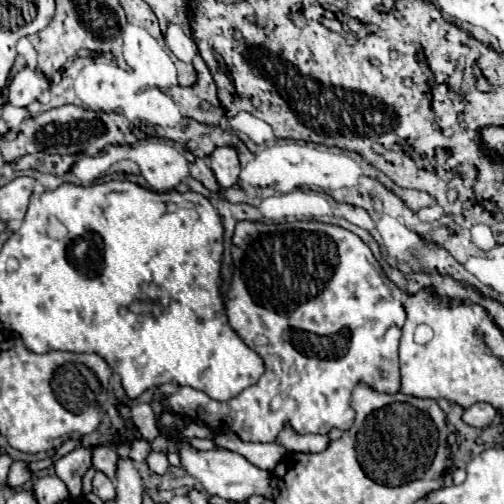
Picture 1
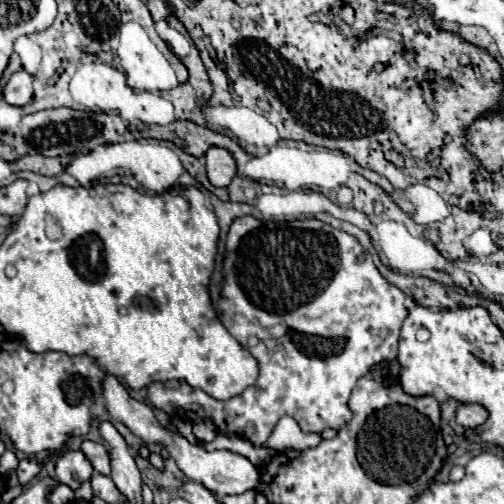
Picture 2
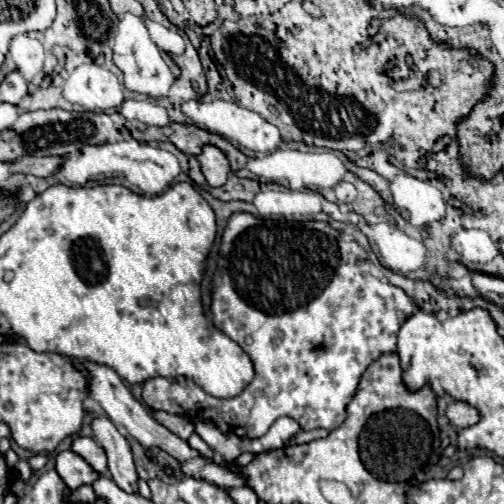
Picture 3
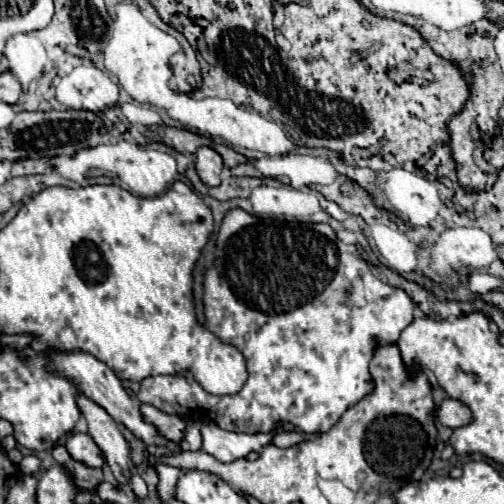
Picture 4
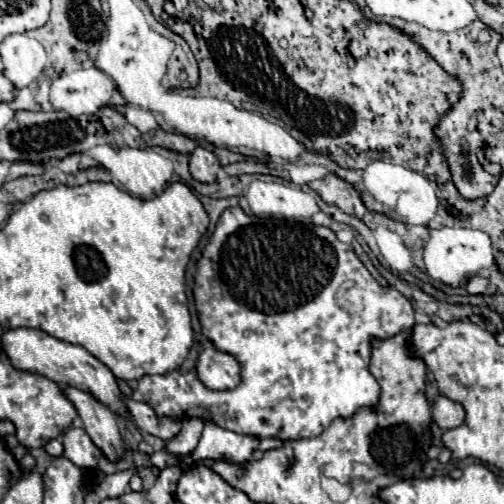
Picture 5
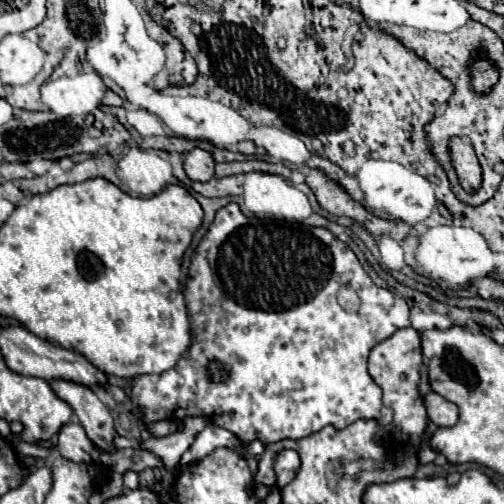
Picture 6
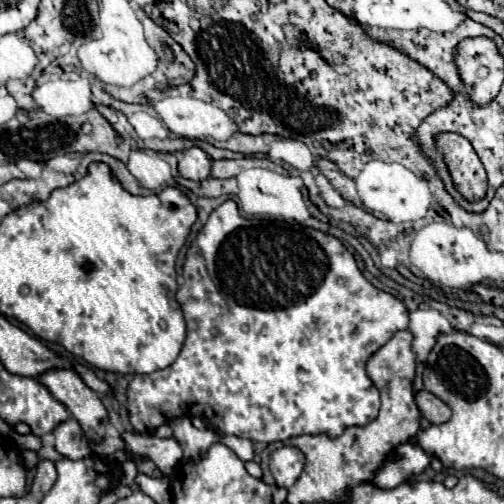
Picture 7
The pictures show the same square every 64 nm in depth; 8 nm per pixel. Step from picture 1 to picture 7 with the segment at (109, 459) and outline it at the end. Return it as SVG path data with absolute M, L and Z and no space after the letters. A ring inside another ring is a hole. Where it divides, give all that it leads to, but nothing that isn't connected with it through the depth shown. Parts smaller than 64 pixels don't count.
M70 418L66 422L62 422L54 432L54 438L56 438L56 452L60 452L62 456L66 458L72 458L72 460L78 460L78 458L84 458L84 456L90 456L92 450L88 446L88 440L80 428L80 424Z

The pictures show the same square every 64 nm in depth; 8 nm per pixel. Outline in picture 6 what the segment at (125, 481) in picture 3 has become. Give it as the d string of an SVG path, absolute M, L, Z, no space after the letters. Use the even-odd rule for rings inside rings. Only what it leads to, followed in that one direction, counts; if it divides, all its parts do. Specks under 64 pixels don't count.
M50 380L50 386L56 392L56 396L62 398L74 410L88 438L98 448L114 452L114 420L110 416L110 410L96 396L96 392L84 384L76 384L70 380Z

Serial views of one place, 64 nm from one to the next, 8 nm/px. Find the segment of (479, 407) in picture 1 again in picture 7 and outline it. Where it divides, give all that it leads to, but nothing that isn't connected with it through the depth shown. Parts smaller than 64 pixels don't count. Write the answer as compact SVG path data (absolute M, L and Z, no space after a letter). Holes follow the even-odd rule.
M420 390L420 392L416 392L414 400L416 400L416 406L420 408L420 414L422 414L428 422L432 422L432 424L442 424L442 422L450 420L450 414L452 414L450 408L448 408L444 402L440 402L434 394L430 394L430 392L426 392L426 390Z

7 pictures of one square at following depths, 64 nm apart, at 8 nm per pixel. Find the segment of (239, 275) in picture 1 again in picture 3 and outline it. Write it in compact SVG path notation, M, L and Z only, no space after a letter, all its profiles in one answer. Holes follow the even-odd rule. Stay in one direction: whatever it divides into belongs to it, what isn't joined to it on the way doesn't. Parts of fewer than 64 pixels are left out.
M236 212L236 216L232 216L232 220L228 220L224 232L222 232L222 244L220 244L220 258L218 258L218 268L214 272L212 278L212 304L210 304L210 312L212 312L212 322L216 328L220 328L220 332L224 332L228 338L232 338L236 344L240 344L240 348L250 356L252 366L254 366L254 380L248 384L248 388L244 388L242 394L234 396L234 398L214 398L210 394L206 394L202 388L198 388L192 380L188 378L152 378L144 382L142 388L142 400L148 408L154 410L164 410L164 412L172 412L172 414L180 414L186 418L204 418L204 420L212 420L214 424L218 424L218 428L222 432L232 432L236 436L248 436L248 438L260 438L268 432L268 428L274 424L276 418L280 416L290 416L294 418L302 430L314 430L314 428L326 428L326 430L334 430L338 428L344 418L346 418L346 406L352 400L352 396L356 396L356 388L360 384L362 374L366 372L366 368L370 366L370 362L374 362L380 354L386 352L394 352L396 350L396 336L400 330L400 326L414 314L414 304L412 300L406 296L404 290L388 284L388 282L380 282L378 278L374 278L368 272L370 264L366 258L366 250L362 246L358 246L356 242L346 242L342 240L342 236L328 224L328 222L286 222L286 220L264 220L258 216L252 216L248 212Z

